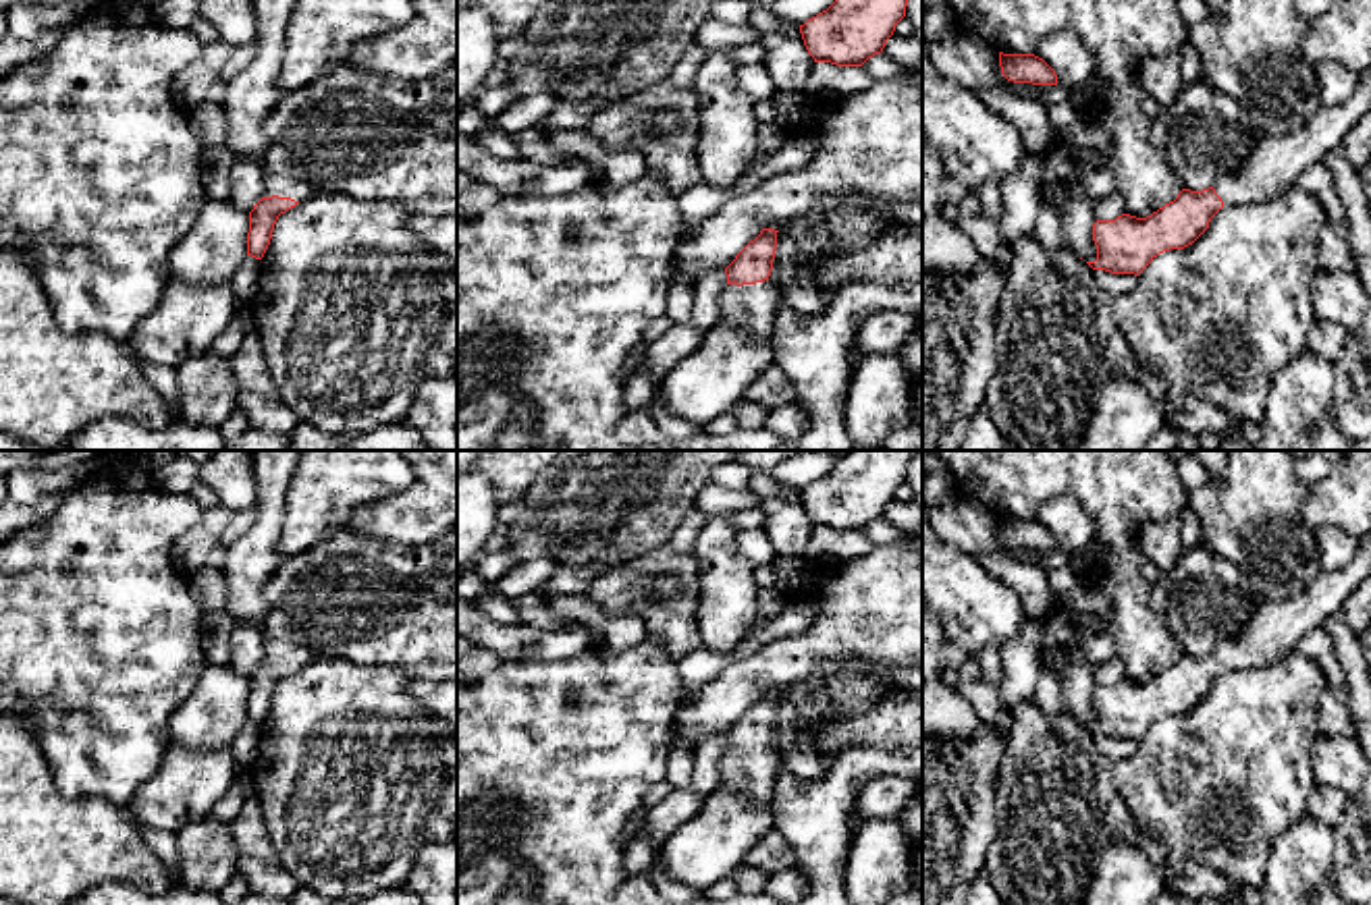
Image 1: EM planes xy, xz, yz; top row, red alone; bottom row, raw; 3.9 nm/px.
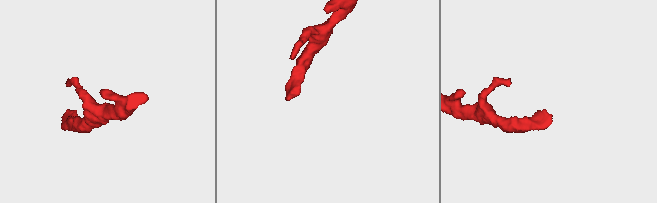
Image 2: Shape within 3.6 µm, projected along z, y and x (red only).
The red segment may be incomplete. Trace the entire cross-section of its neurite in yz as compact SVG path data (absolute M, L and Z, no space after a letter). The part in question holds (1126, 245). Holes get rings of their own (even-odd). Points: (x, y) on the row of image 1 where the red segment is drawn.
M1371 68L1359 73L1354 93L1336 106L1319 106L1300 129L1267 137L1255 145L1240 170L1224 174L1203 191L1182 189L1178 197L1147 218L1122 214L1097 220L1093 270L1138 276L1159 253L1192 245L1224 205L1273 199L1296 185L1298 174L1336 147L1371 106Z

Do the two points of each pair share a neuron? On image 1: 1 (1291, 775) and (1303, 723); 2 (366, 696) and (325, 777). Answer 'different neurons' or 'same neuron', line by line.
1: same neuron
2: same neuron

